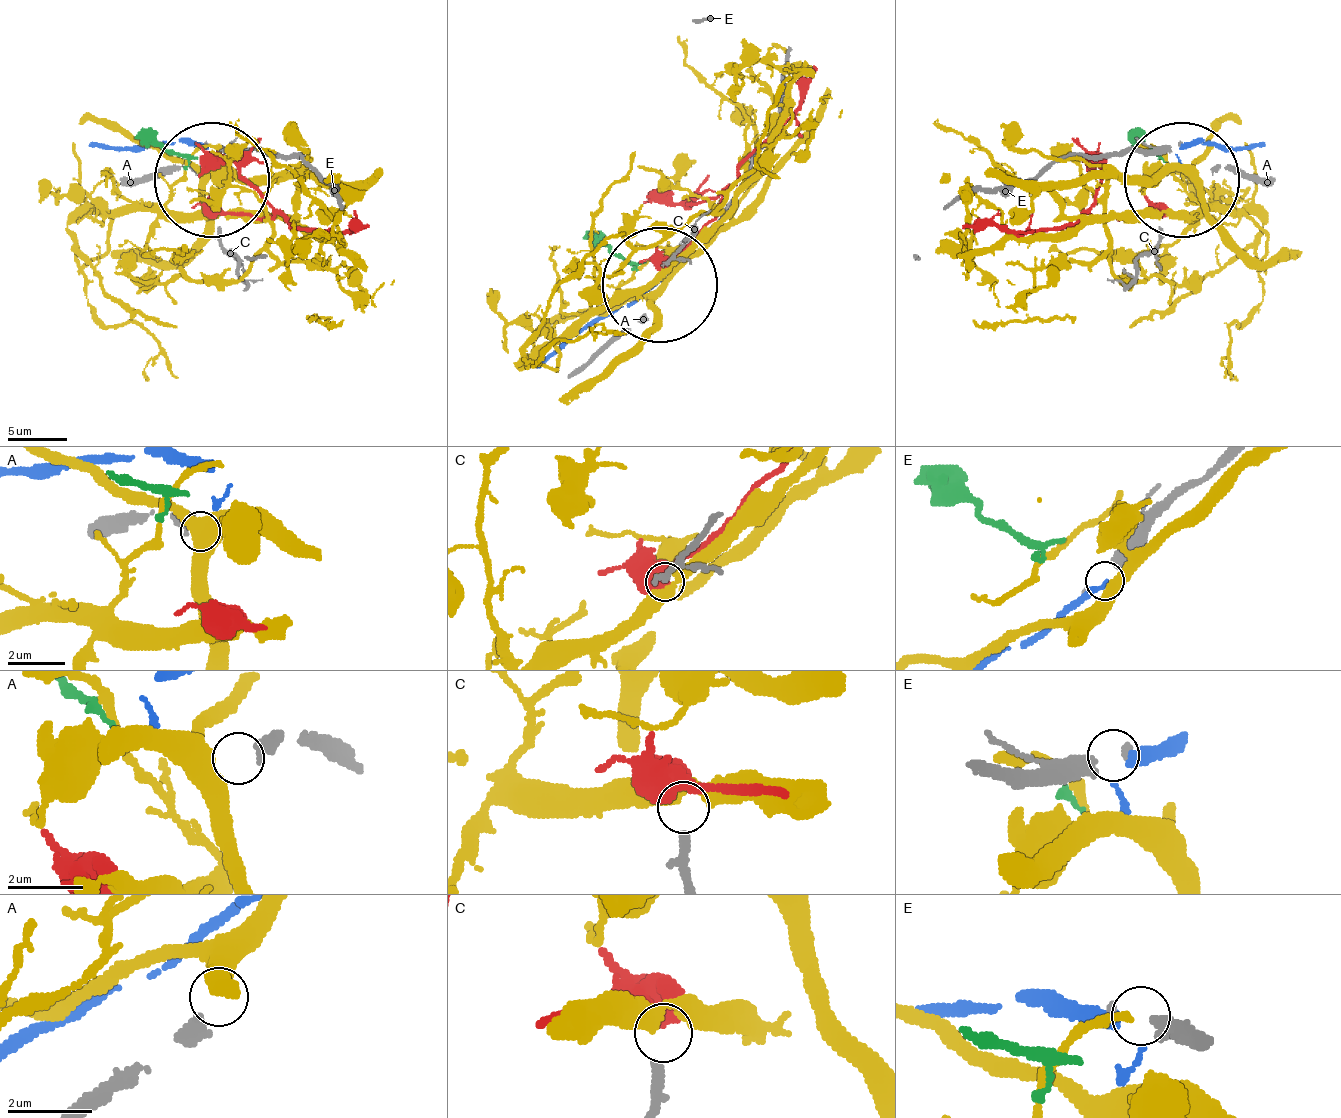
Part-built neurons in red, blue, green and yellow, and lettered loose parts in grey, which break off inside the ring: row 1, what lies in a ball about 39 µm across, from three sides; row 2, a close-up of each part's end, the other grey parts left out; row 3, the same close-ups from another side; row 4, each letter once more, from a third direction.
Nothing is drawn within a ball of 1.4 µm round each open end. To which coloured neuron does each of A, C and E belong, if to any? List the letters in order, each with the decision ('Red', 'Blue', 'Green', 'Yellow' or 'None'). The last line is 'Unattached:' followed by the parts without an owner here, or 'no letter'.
A: None
C: Yellow
E: Blue
Unattached: A

